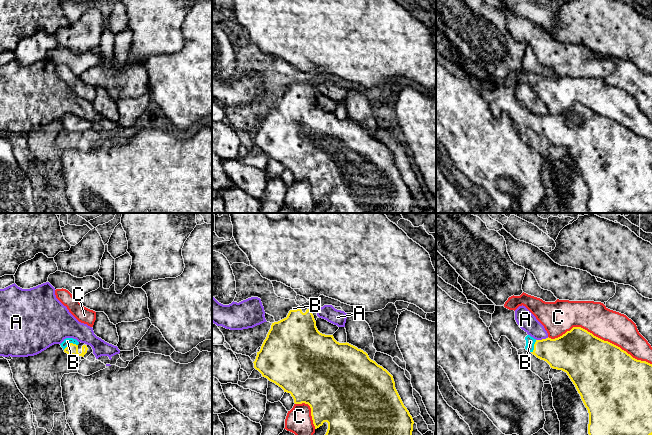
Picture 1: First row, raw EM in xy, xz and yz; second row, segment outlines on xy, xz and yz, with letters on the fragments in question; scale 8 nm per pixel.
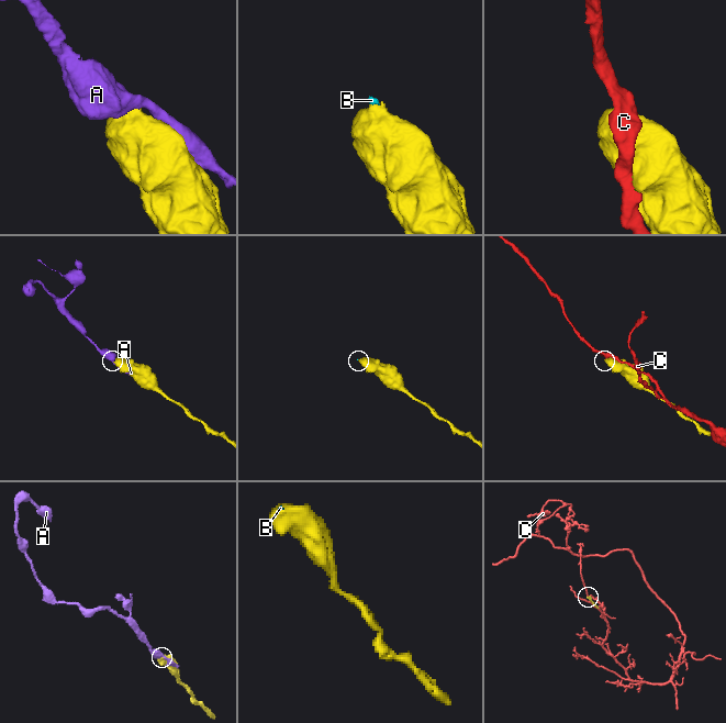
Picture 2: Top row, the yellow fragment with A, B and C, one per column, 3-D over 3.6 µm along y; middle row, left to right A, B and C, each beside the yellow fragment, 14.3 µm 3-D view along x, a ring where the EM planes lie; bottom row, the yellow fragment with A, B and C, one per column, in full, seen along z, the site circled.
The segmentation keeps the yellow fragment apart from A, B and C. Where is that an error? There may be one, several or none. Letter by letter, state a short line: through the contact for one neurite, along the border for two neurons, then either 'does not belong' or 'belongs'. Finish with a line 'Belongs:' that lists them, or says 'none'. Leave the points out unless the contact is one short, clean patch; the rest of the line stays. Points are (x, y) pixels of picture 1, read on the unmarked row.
A: does not belong
B: line xy (72, 125), (70, 119), (67, 117); belongs
C: does not belong
Belongs: B

